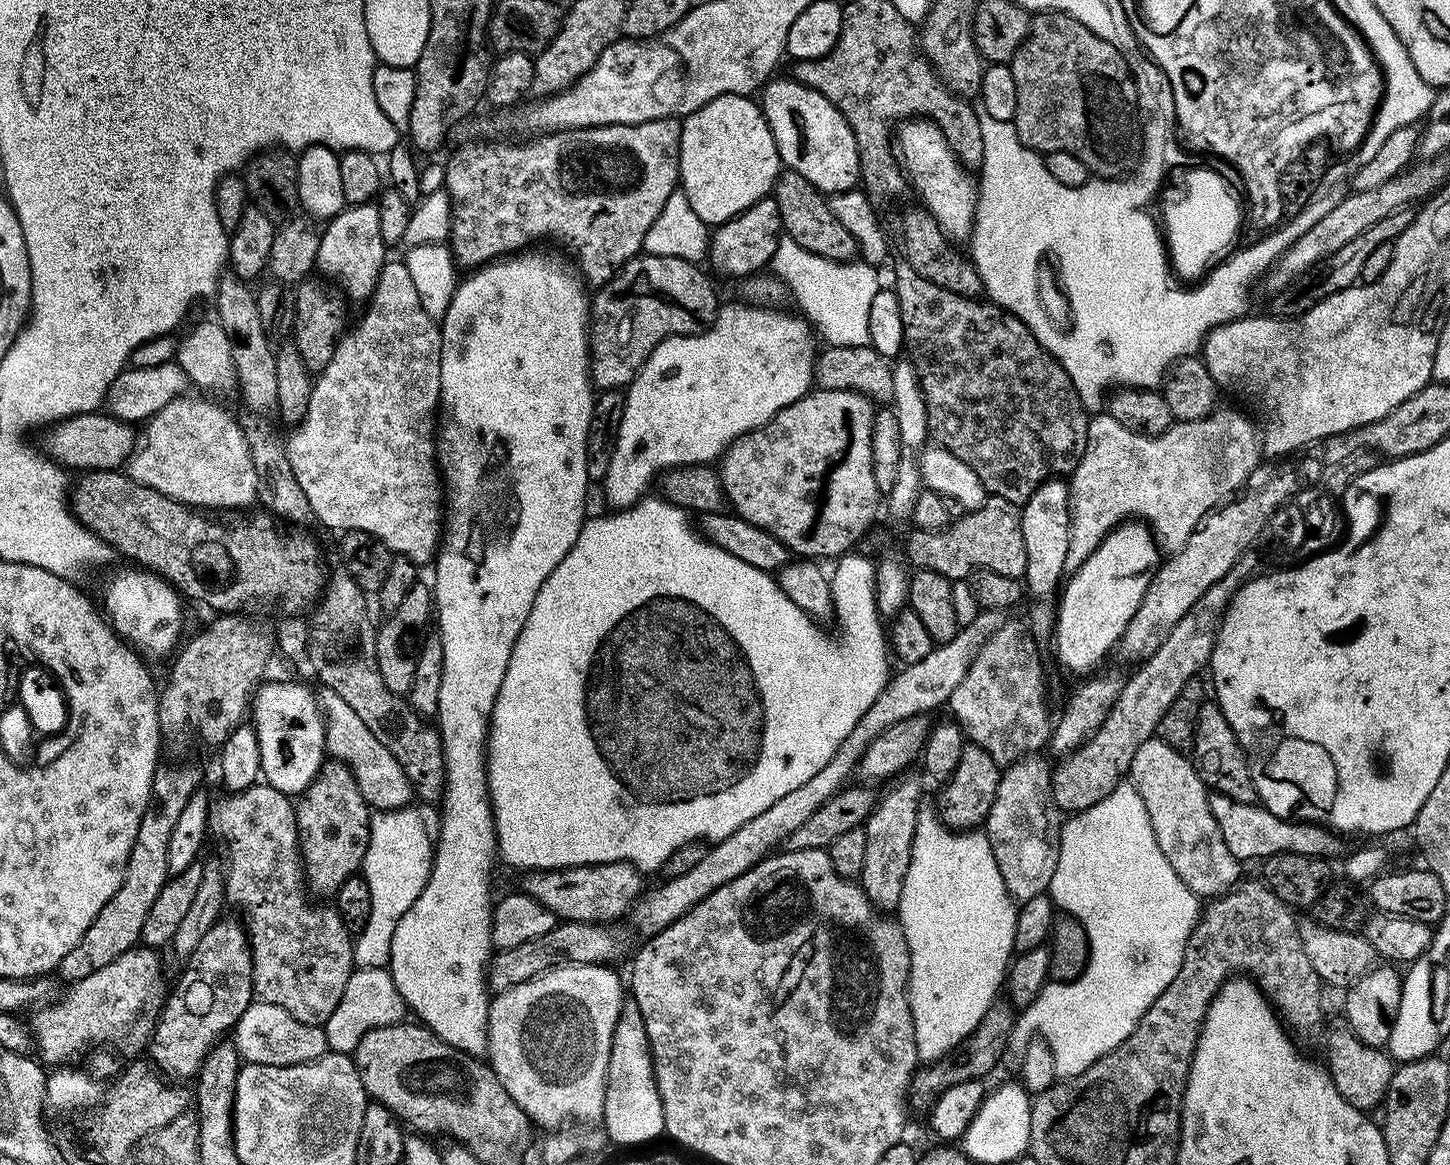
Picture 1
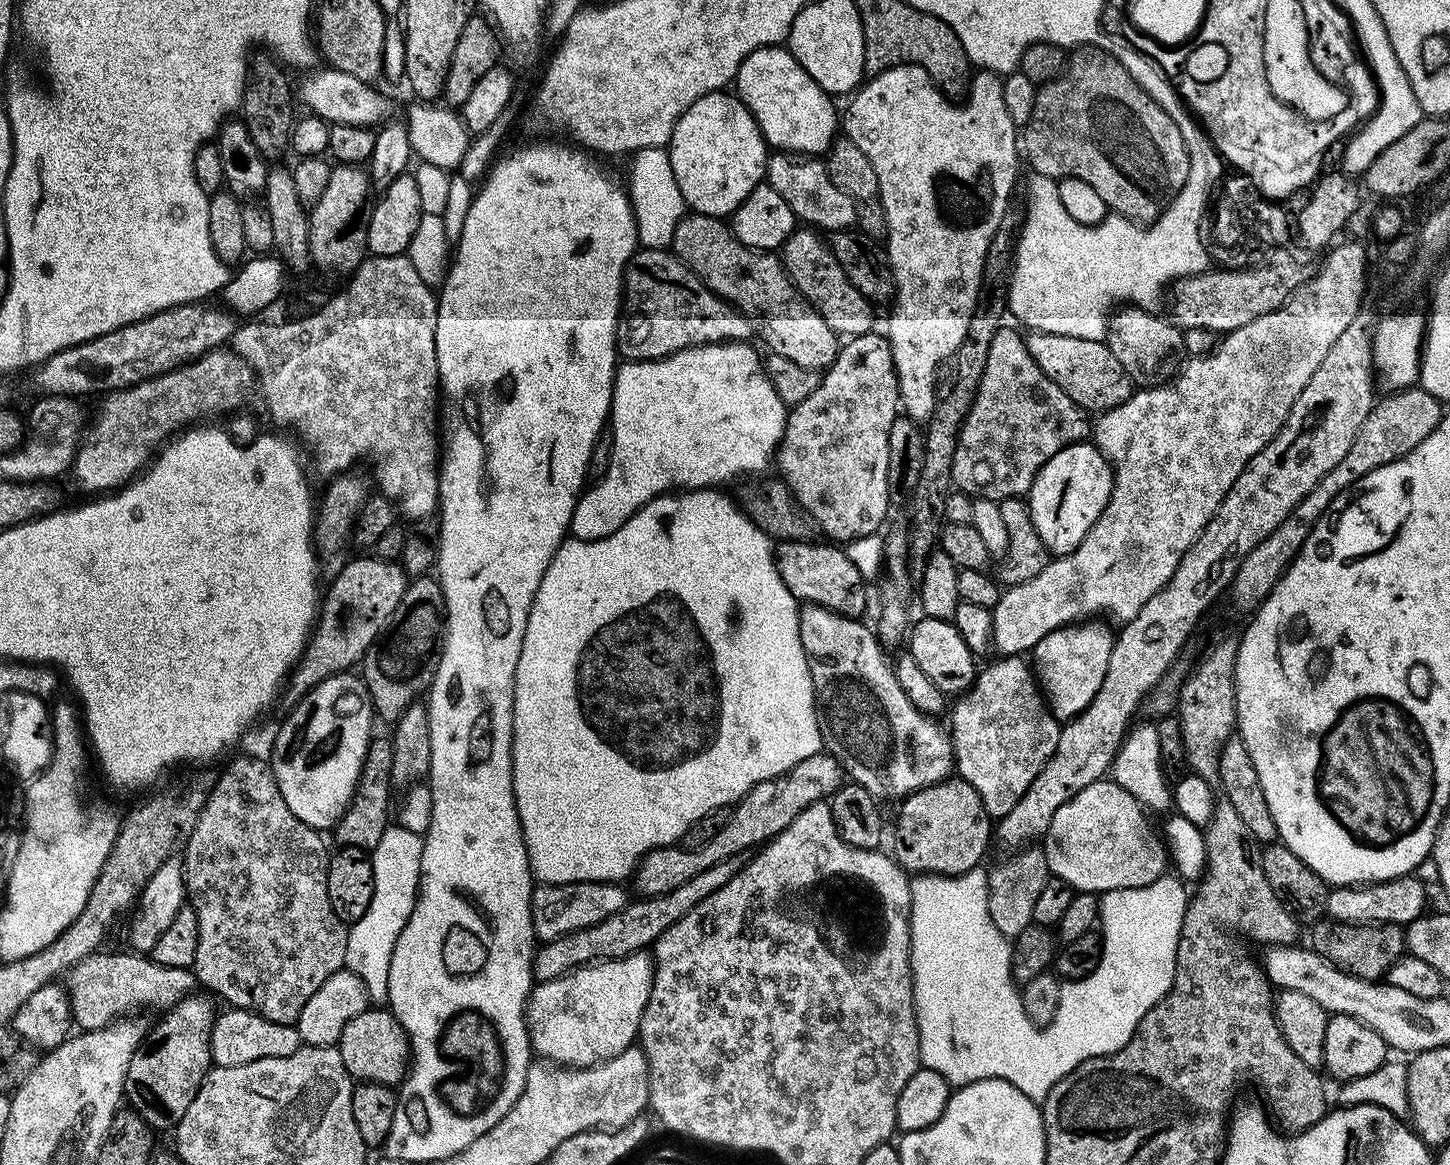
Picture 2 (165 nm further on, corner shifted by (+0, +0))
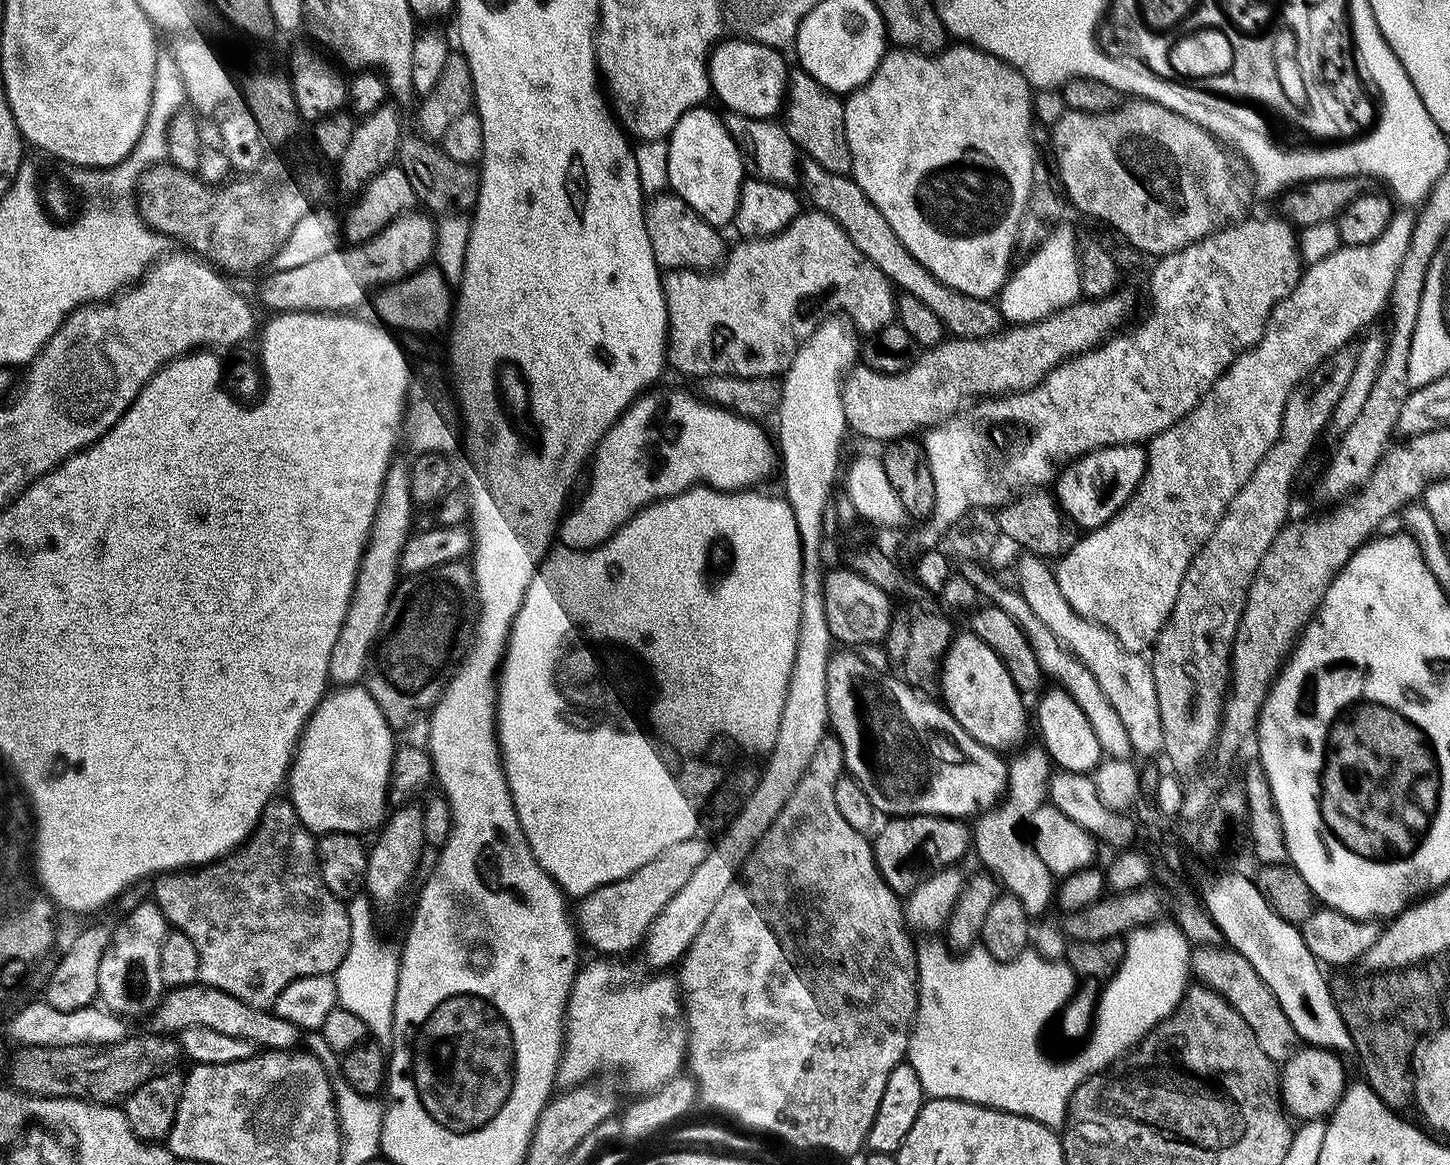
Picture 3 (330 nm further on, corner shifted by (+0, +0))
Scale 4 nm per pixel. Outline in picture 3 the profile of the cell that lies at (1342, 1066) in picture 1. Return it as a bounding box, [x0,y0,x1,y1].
[1190,946,1298,1062]

